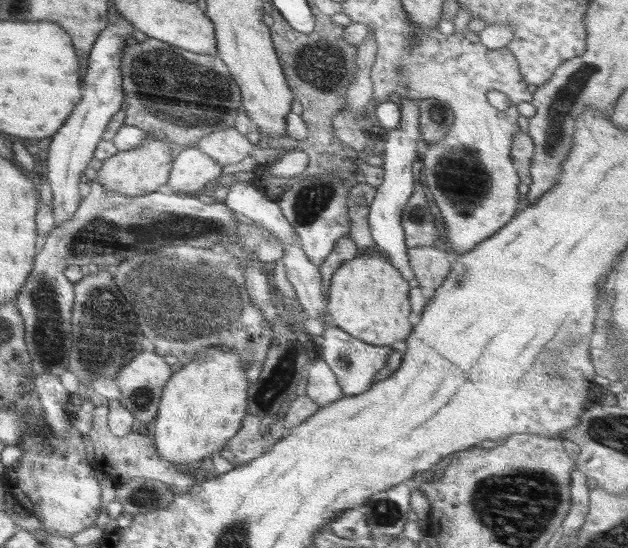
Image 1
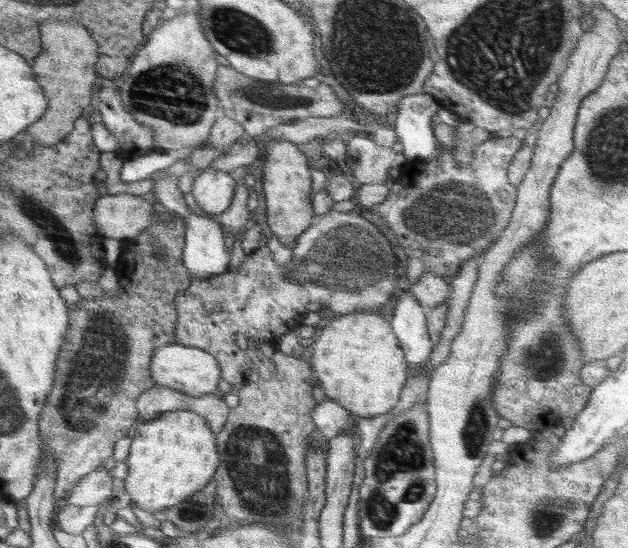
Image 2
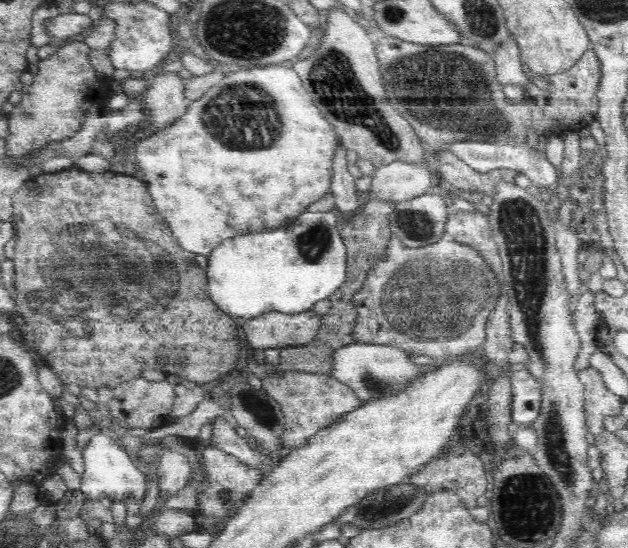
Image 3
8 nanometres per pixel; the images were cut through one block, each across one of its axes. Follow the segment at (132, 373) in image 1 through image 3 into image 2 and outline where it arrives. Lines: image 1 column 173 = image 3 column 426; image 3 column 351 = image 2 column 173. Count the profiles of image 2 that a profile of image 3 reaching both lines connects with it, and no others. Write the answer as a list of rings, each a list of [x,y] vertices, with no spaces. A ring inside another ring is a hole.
[[[176,343],[160,346],[153,351],[150,362],[150,377],[154,384],[182,391],[188,396],[202,396],[206,393],[218,393],[218,382],[222,380],[222,371],[216,357],[201,348]]]

